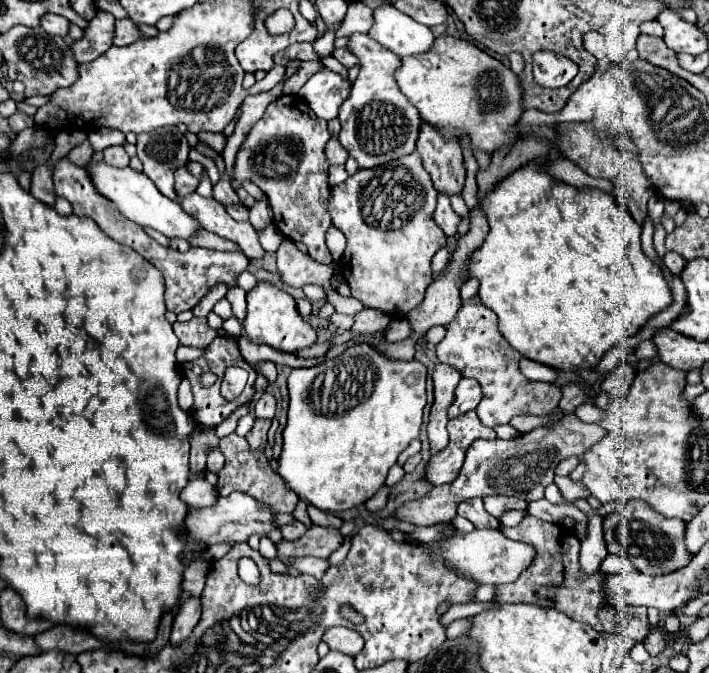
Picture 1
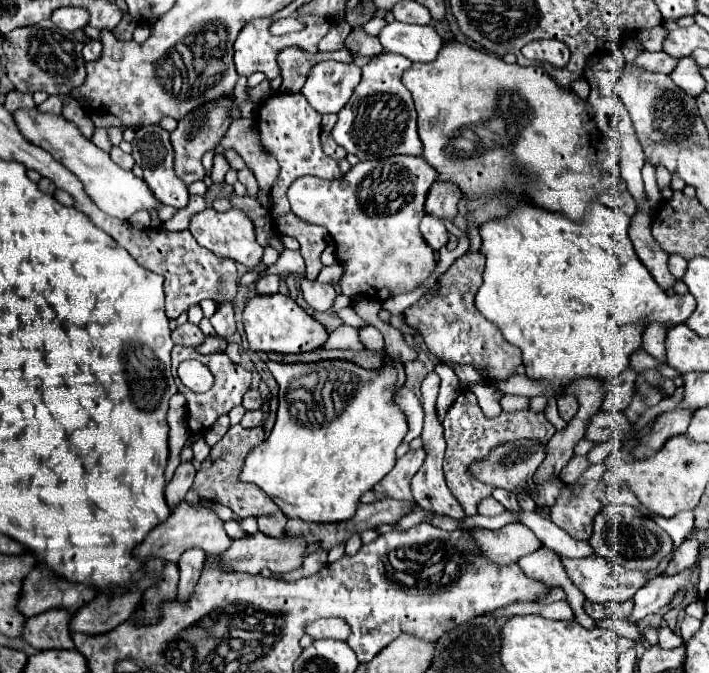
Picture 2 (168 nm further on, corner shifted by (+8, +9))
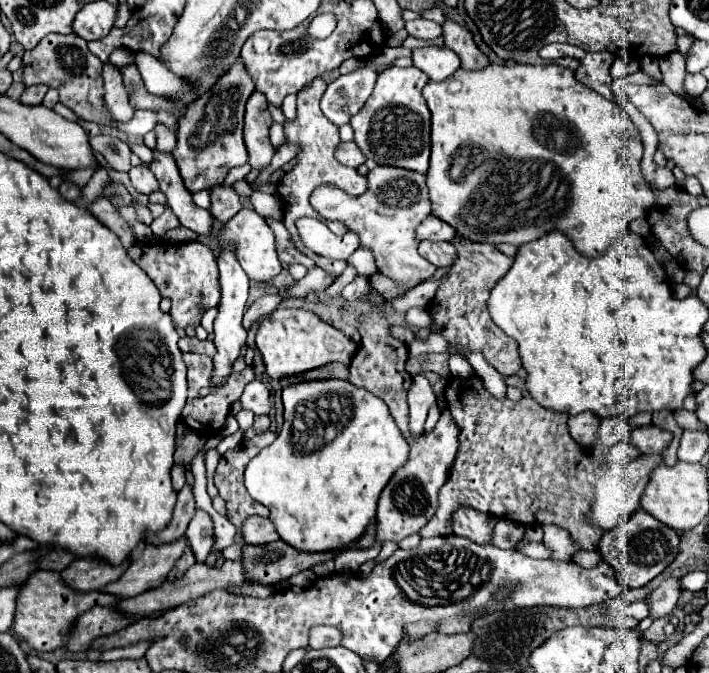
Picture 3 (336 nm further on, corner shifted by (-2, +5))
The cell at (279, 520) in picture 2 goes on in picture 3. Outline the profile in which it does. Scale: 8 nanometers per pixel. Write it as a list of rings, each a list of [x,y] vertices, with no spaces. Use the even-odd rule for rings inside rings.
[[[249,517],[243,523],[241,535],[245,539],[245,543],[251,545],[267,545],[269,541],[277,541],[279,535],[275,533],[275,525],[269,517]]]

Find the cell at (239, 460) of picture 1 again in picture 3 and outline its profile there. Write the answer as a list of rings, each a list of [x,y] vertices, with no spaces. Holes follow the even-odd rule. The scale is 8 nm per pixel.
[[[265,431],[265,433],[255,435],[253,439],[243,439],[235,449],[227,451],[227,453],[221,457],[221,461],[219,461],[217,469],[215,469],[213,483],[215,483],[215,487],[219,489],[219,495],[223,497],[223,501],[227,503],[227,517],[229,517],[229,521],[231,521],[237,529],[241,529],[243,523],[245,523],[245,519],[251,517],[251,515],[269,517],[269,509],[263,507],[261,503],[257,503],[257,501],[253,501],[253,499],[249,497],[249,493],[247,493],[245,485],[243,485],[243,469],[247,467],[247,463],[249,463],[263,447],[271,445],[271,443],[275,441],[275,437],[277,437],[277,435],[275,435],[273,431]]]

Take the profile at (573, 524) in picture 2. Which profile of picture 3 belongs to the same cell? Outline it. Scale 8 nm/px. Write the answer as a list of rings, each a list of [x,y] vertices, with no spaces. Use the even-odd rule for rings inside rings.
[[[477,375],[469,379],[453,377],[445,397],[461,431],[459,451],[449,481],[439,491],[437,513],[419,531],[421,537],[451,535],[453,509],[469,505],[521,525],[559,525],[571,533],[579,549],[595,551],[605,531],[589,521],[589,513],[595,501],[595,481],[603,475],[603,467],[569,437],[569,415],[541,407],[533,399],[521,399],[519,403],[495,401]]]

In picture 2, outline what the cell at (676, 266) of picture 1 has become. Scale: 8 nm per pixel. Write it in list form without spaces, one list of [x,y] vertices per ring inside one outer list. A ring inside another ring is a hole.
[[[671,255],[669,257],[669,271],[675,279],[681,279],[685,275],[685,269],[687,269],[687,261],[679,255]]]

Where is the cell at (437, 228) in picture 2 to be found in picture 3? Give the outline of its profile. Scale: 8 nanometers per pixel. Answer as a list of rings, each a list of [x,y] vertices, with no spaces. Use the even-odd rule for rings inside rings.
[[[421,241],[419,253],[437,267],[451,267],[457,257],[457,249],[451,241]]]

